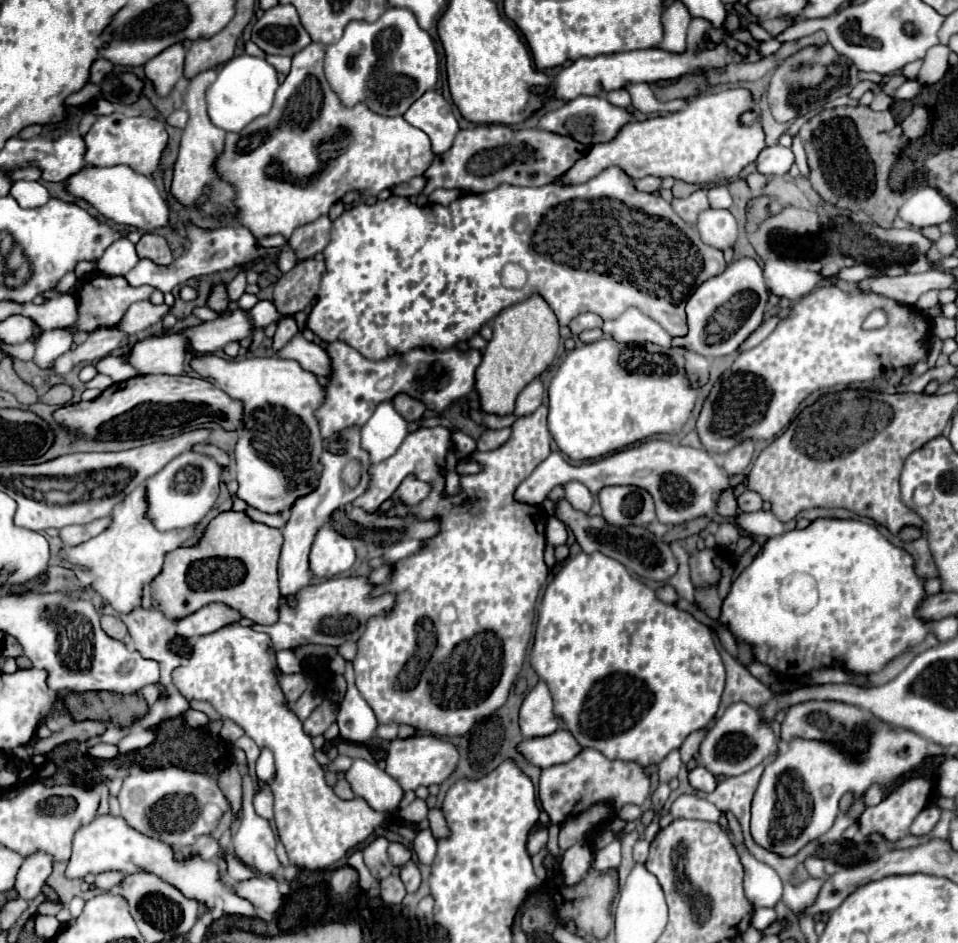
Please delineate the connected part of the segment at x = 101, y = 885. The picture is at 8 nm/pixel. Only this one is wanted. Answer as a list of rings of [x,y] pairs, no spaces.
[[[103,872],[103,874],[99,874],[97,878],[95,878],[95,886],[99,888],[99,890],[111,890],[117,882],[121,882],[121,878],[123,878],[125,874],[121,874],[121,872]]]

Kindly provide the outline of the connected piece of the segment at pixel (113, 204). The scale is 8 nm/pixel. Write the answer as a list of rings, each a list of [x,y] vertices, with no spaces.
[[[93,166],[93,170],[77,174],[77,178],[73,178],[73,182],[65,182],[65,186],[69,194],[91,202],[105,218],[117,224],[133,226],[143,232],[153,232],[169,226],[169,208],[159,188],[155,186],[153,180],[129,170],[129,166],[113,166],[113,168]]]

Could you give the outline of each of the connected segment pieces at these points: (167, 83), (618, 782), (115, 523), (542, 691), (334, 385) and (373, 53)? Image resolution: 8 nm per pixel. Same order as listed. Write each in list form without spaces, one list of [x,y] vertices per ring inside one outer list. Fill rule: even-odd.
[[[173,44],[145,64],[145,74],[155,84],[157,92],[165,96],[177,84],[179,76],[183,76],[183,64],[185,48],[183,44]]]
[[[583,748],[573,760],[555,764],[541,772],[539,798],[551,822],[563,824],[569,818],[585,812],[597,802],[613,802],[615,808],[625,804],[643,804],[649,794],[649,776],[635,762],[607,760],[599,750]]]
[[[141,484],[121,504],[113,508],[111,524],[107,530],[103,530],[99,536],[83,544],[59,550],[59,558],[69,564],[83,566],[91,574],[89,588],[101,594],[101,598],[107,604],[111,604],[115,612],[129,614],[141,606],[143,586],[149,584],[161,572],[163,556],[169,550],[175,550],[177,546],[181,546],[195,532],[197,532],[195,528],[159,532],[153,526],[151,518],[147,518],[147,488]]]
[[[539,680],[537,686],[525,696],[519,712],[519,726],[525,738],[549,736],[559,728],[553,714],[551,694],[543,680]]]
[[[329,342],[325,350],[331,358],[331,374],[327,376],[329,384],[325,386],[323,404],[315,412],[315,416],[319,420],[321,438],[329,438],[331,434],[341,432],[341,430],[351,428],[351,426],[363,426],[369,420],[369,416],[373,414],[377,404],[385,402],[385,400],[393,400],[397,394],[407,394],[407,396],[423,402],[429,410],[445,412],[453,402],[457,402],[459,398],[463,398],[471,390],[475,390],[475,370],[481,364],[481,352],[473,350],[473,348],[469,348],[469,350],[413,348],[407,354],[393,354],[393,356],[387,356],[383,360],[367,360],[357,350],[347,346],[345,342]]]
[[[387,8],[379,20],[367,24],[367,22],[351,22],[345,28],[345,34],[339,42],[329,44],[325,50],[325,62],[323,62],[325,78],[331,86],[331,90],[339,96],[341,104],[345,108],[351,108],[359,102],[363,102],[371,112],[381,116],[403,116],[409,106],[419,100],[427,90],[431,90],[439,78],[439,58],[433,46],[431,36],[427,30],[423,30],[413,14],[409,10],[401,8]]]

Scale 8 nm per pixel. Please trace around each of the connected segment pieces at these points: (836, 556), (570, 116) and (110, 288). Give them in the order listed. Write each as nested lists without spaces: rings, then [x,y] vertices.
[[[821,518],[821,520],[811,522],[811,526],[805,530],[793,530],[793,532],[775,536],[775,538],[769,538],[765,542],[761,556],[757,556],[739,574],[739,578],[733,582],[729,596],[723,602],[723,612],[721,612],[719,622],[723,626],[727,626],[739,640],[751,644],[755,650],[755,658],[759,662],[771,666],[777,674],[805,676],[807,672],[821,668],[821,666],[843,666],[845,670],[851,670],[857,674],[869,674],[869,672],[879,672],[889,660],[907,652],[911,646],[923,642],[923,638],[931,630],[931,622],[921,622],[921,618],[915,616],[915,608],[917,608],[917,602],[921,602],[921,598],[925,598],[923,580],[915,574],[915,564],[913,564],[913,558],[907,550],[895,548],[873,524],[867,524],[861,520],[827,520],[827,518]]]
[[[581,96],[575,100],[565,102],[561,108],[547,112],[545,116],[541,116],[537,128],[549,130],[549,132],[557,132],[563,136],[571,136],[581,144],[599,144],[599,142],[609,142],[615,138],[615,134],[621,130],[621,126],[625,126],[631,120],[631,114],[619,106],[613,106],[611,102],[607,102],[607,98],[603,96]]]
[[[93,272],[89,274],[85,280],[81,280],[81,286],[79,290],[75,292],[75,298],[77,298],[77,308],[79,308],[79,318],[73,326],[69,326],[67,330],[71,334],[75,332],[95,332],[99,328],[113,328],[121,322],[123,314],[127,312],[127,308],[133,304],[133,302],[139,302],[139,300],[149,300],[151,292],[155,288],[153,286],[131,286],[127,282],[127,278],[123,276],[105,276],[101,272]]]

